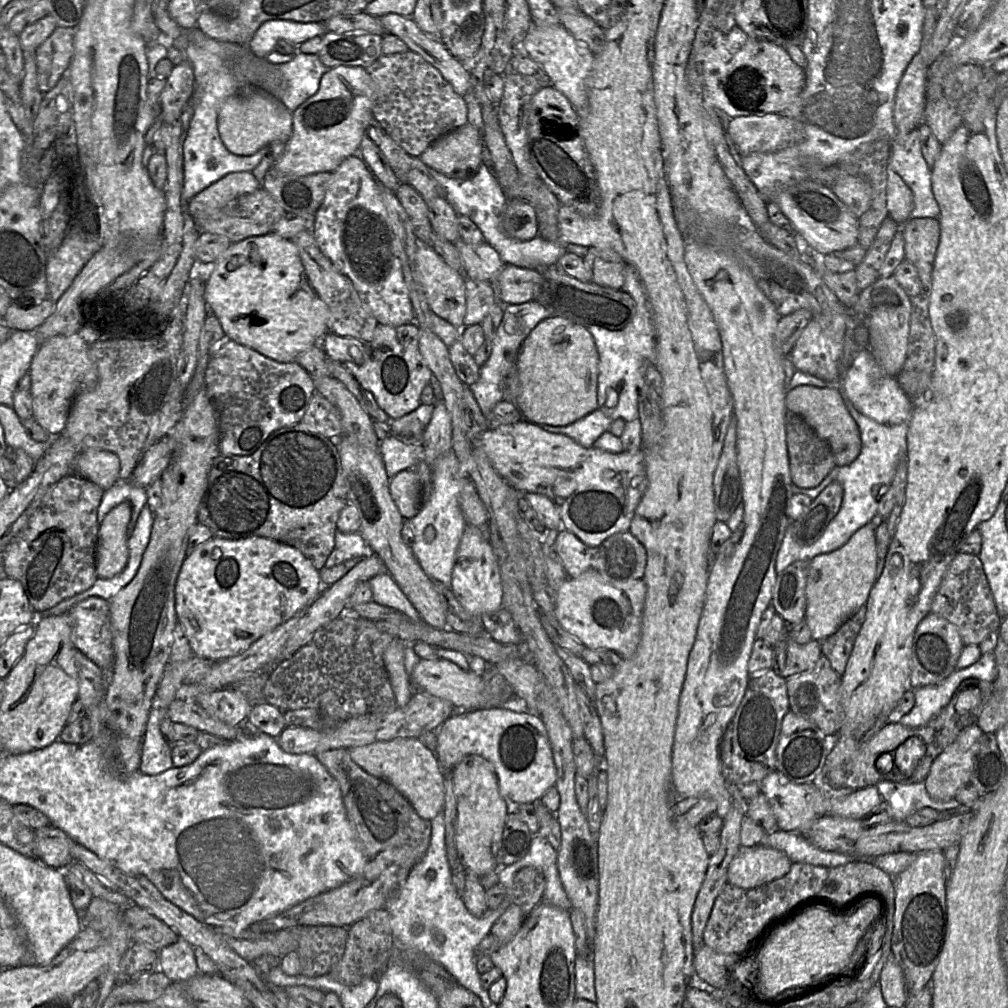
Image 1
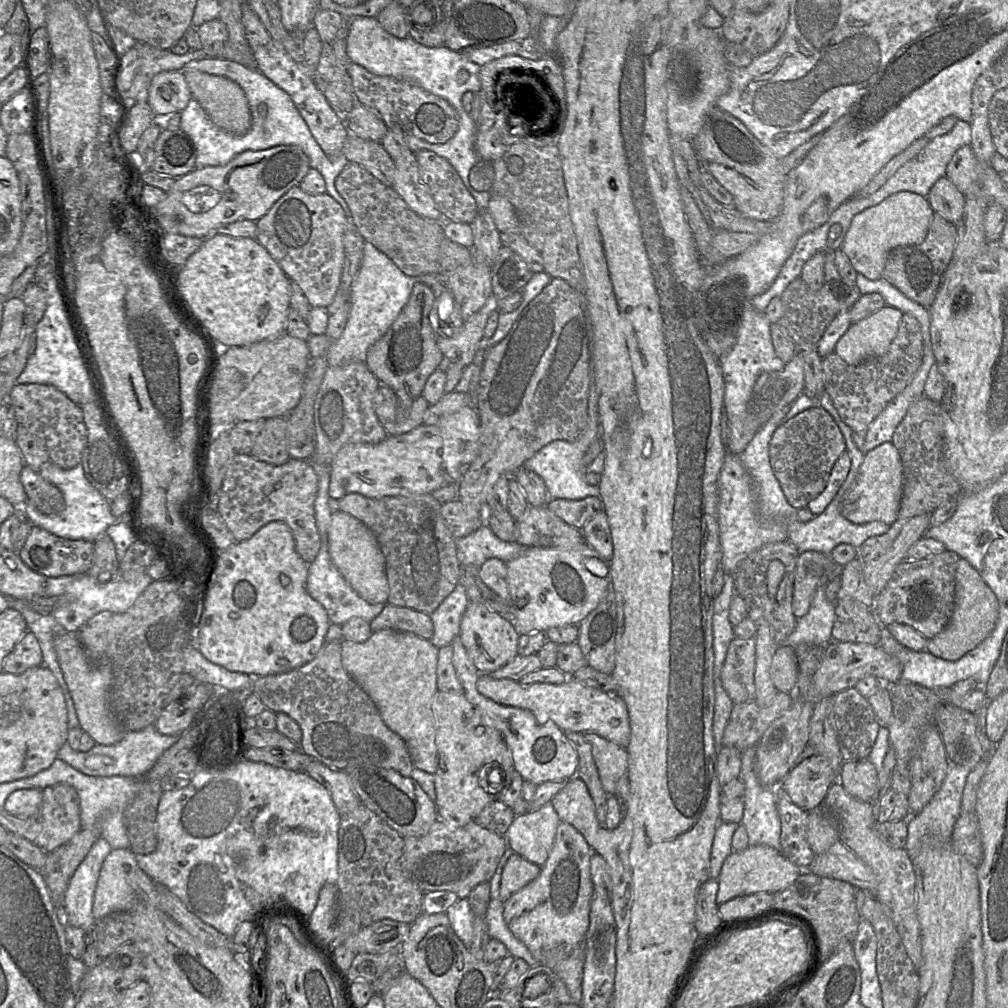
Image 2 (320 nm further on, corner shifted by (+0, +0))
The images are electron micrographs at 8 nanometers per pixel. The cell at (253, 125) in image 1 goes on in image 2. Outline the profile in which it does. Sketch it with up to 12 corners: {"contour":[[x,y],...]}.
{"contour":[[182,70],[153,77],[148,104],[164,121],[180,113],[191,91]]}

